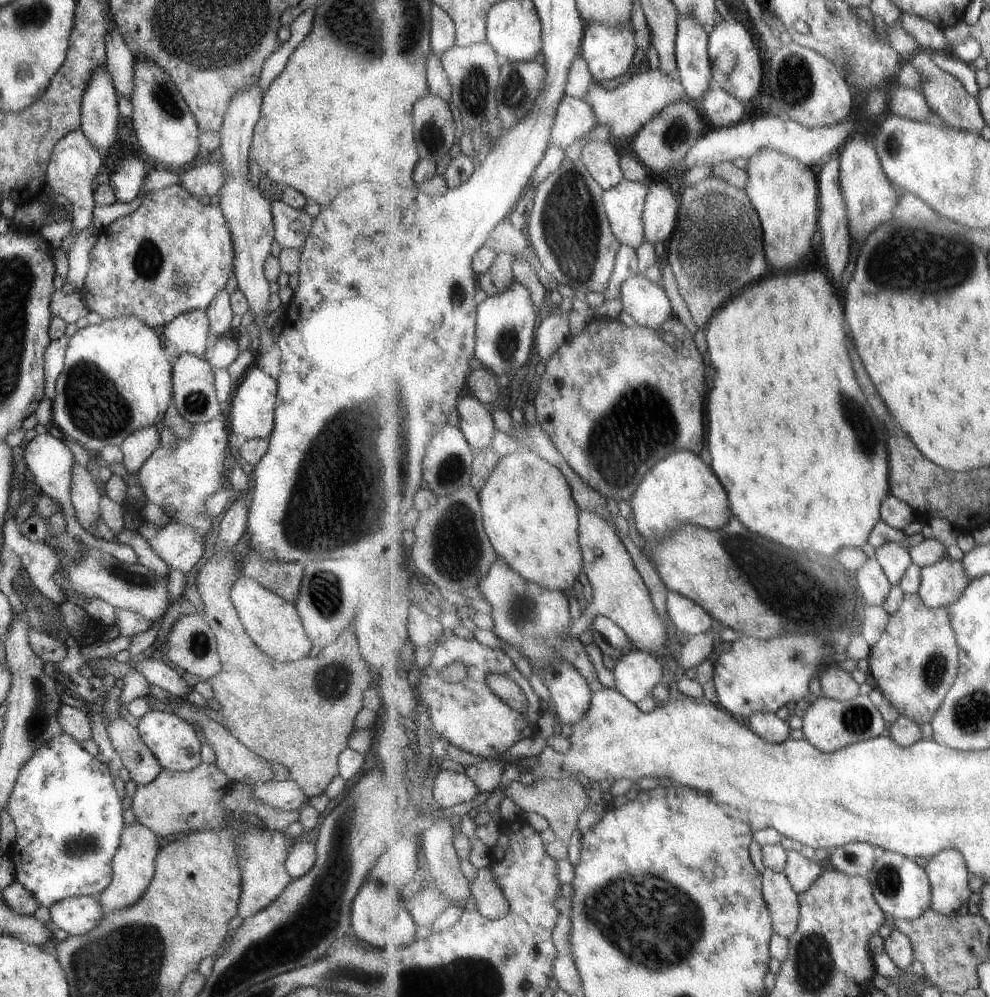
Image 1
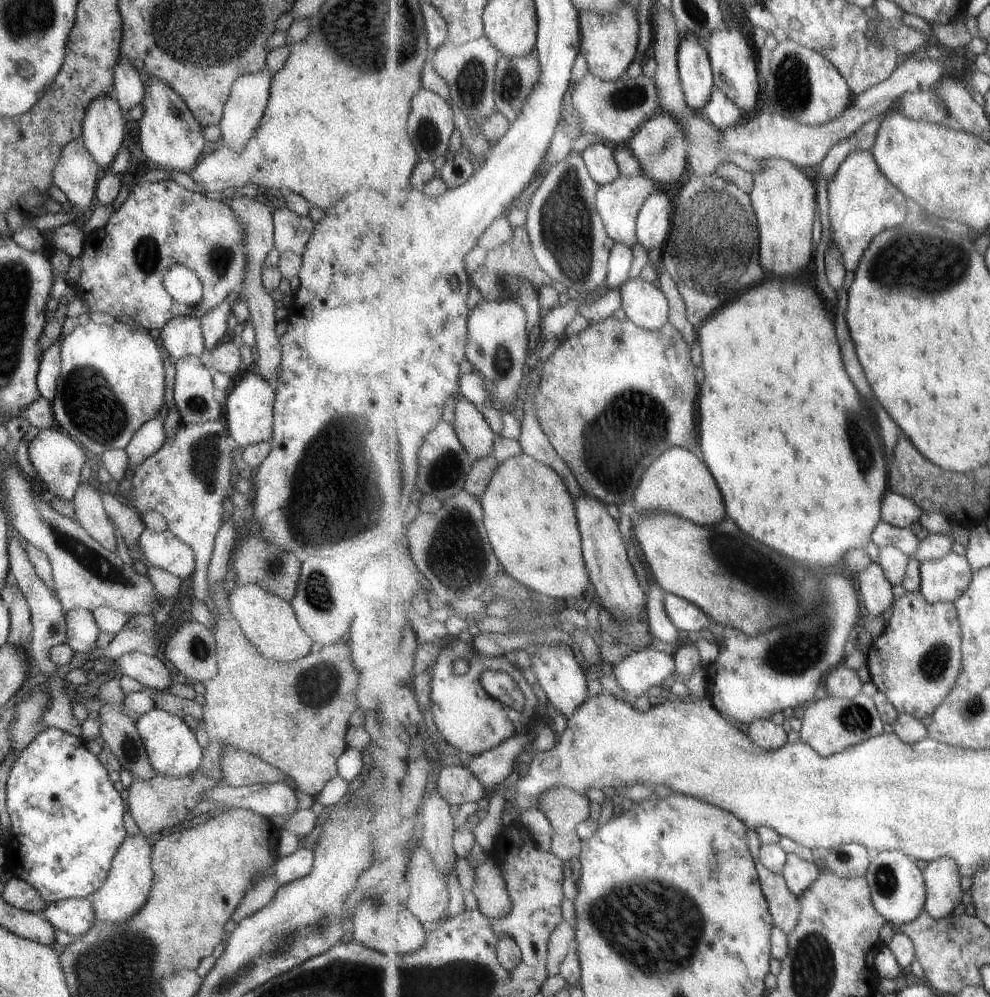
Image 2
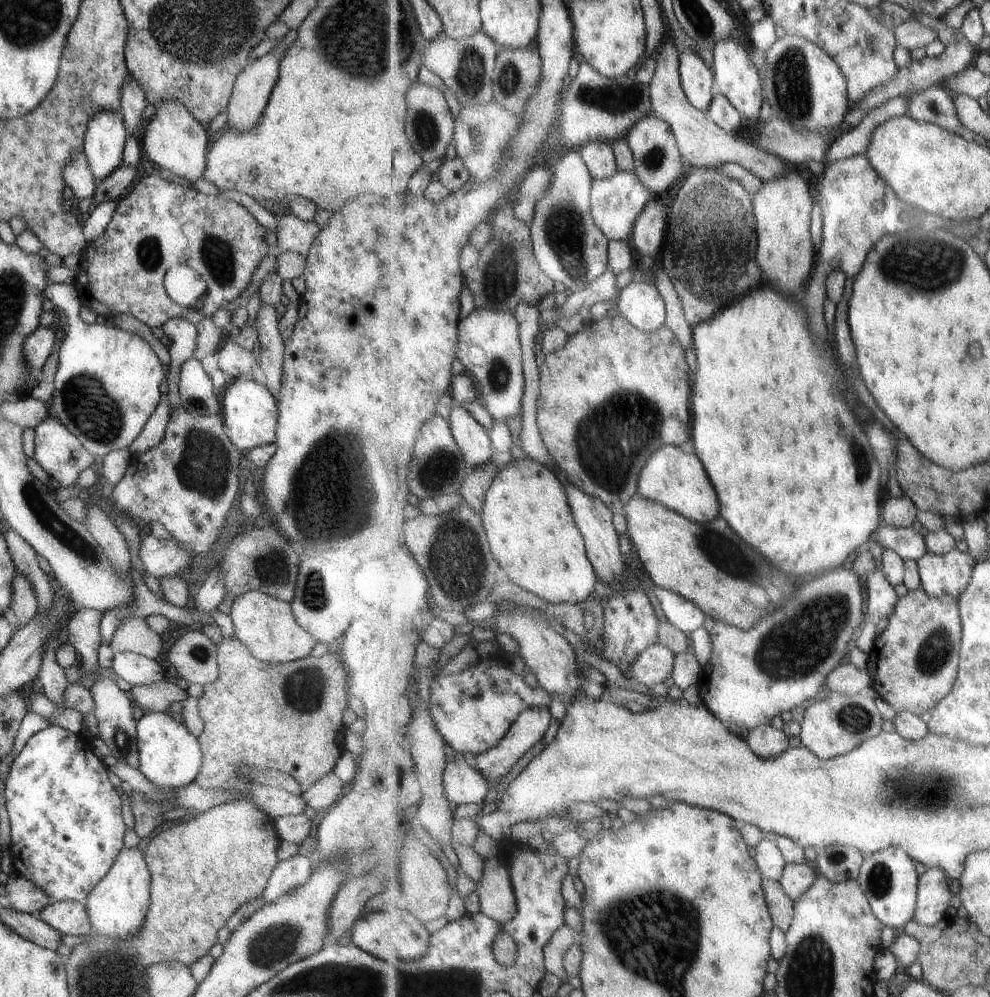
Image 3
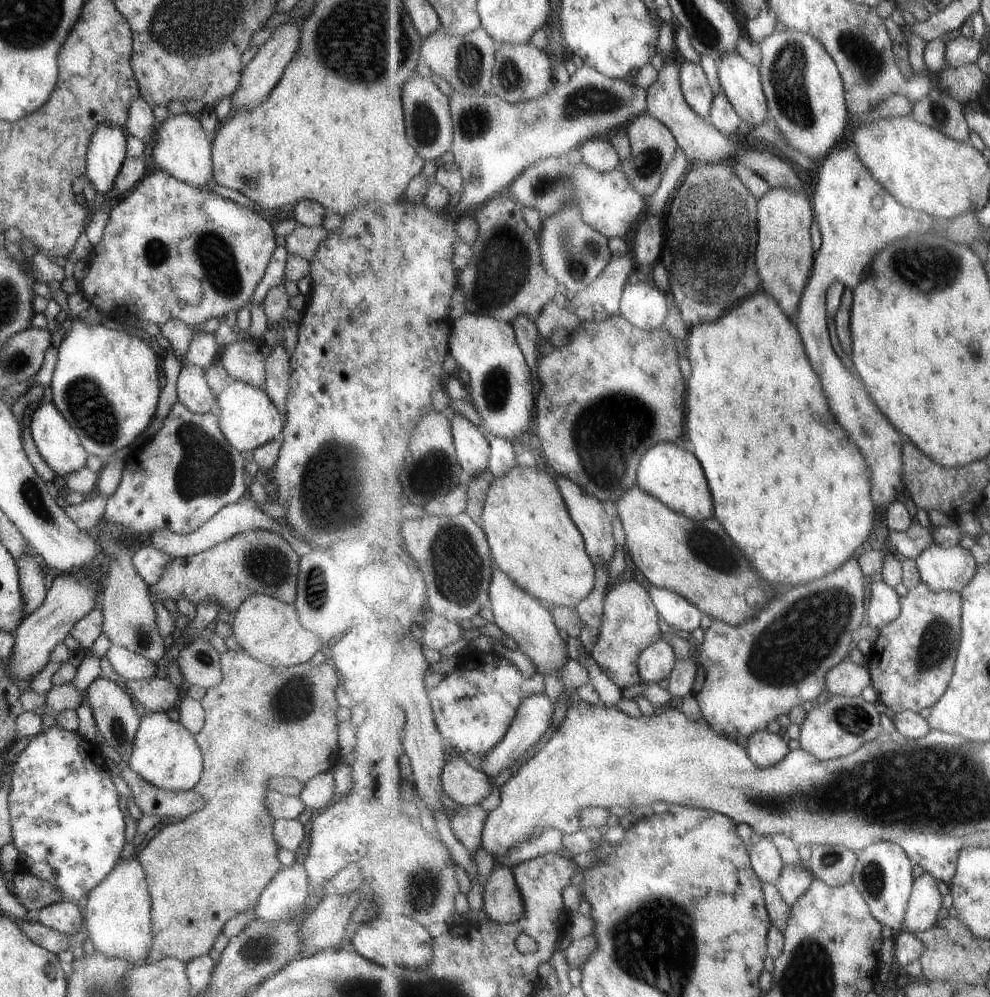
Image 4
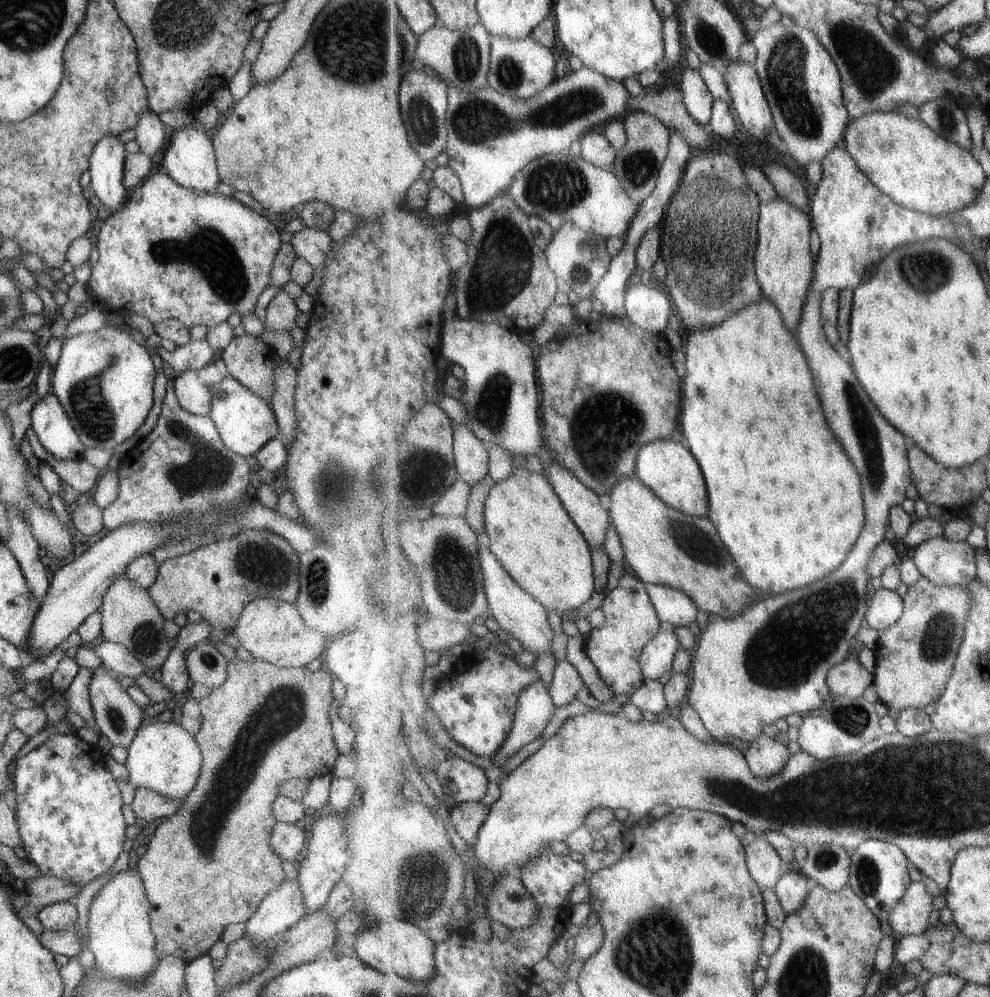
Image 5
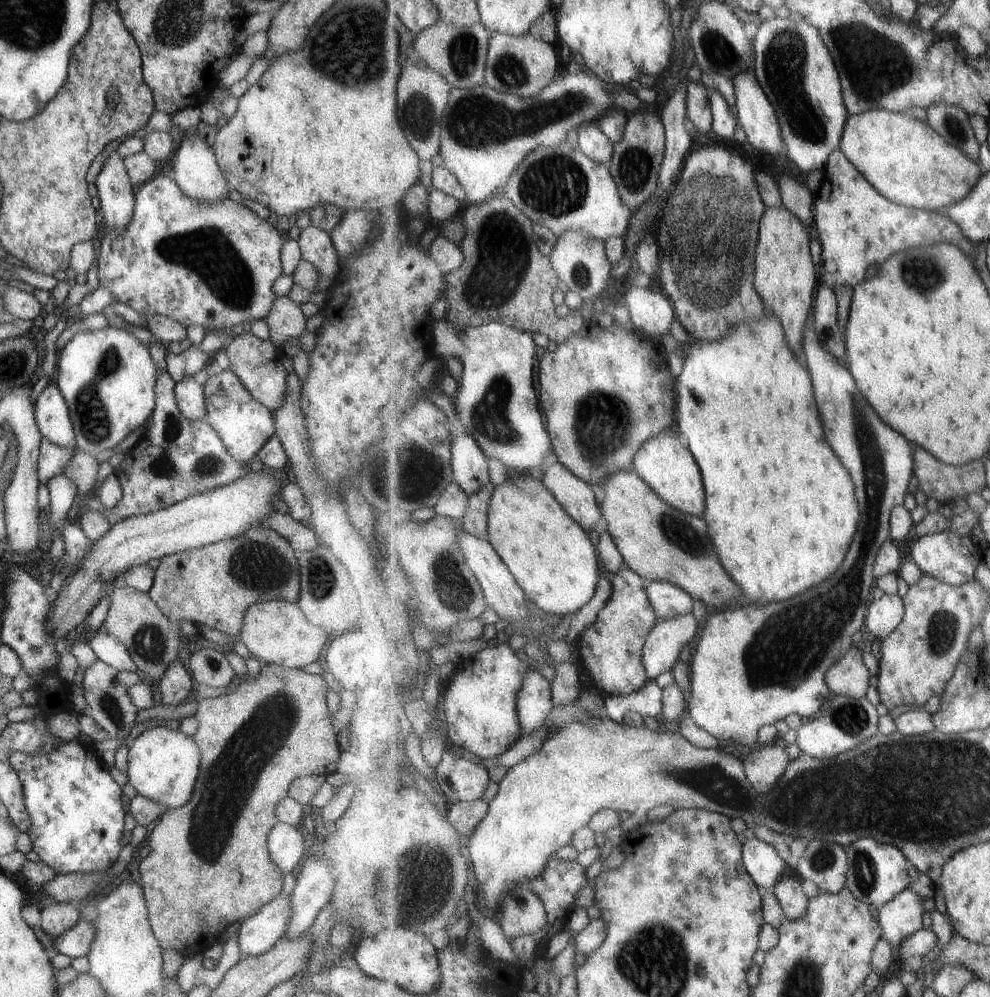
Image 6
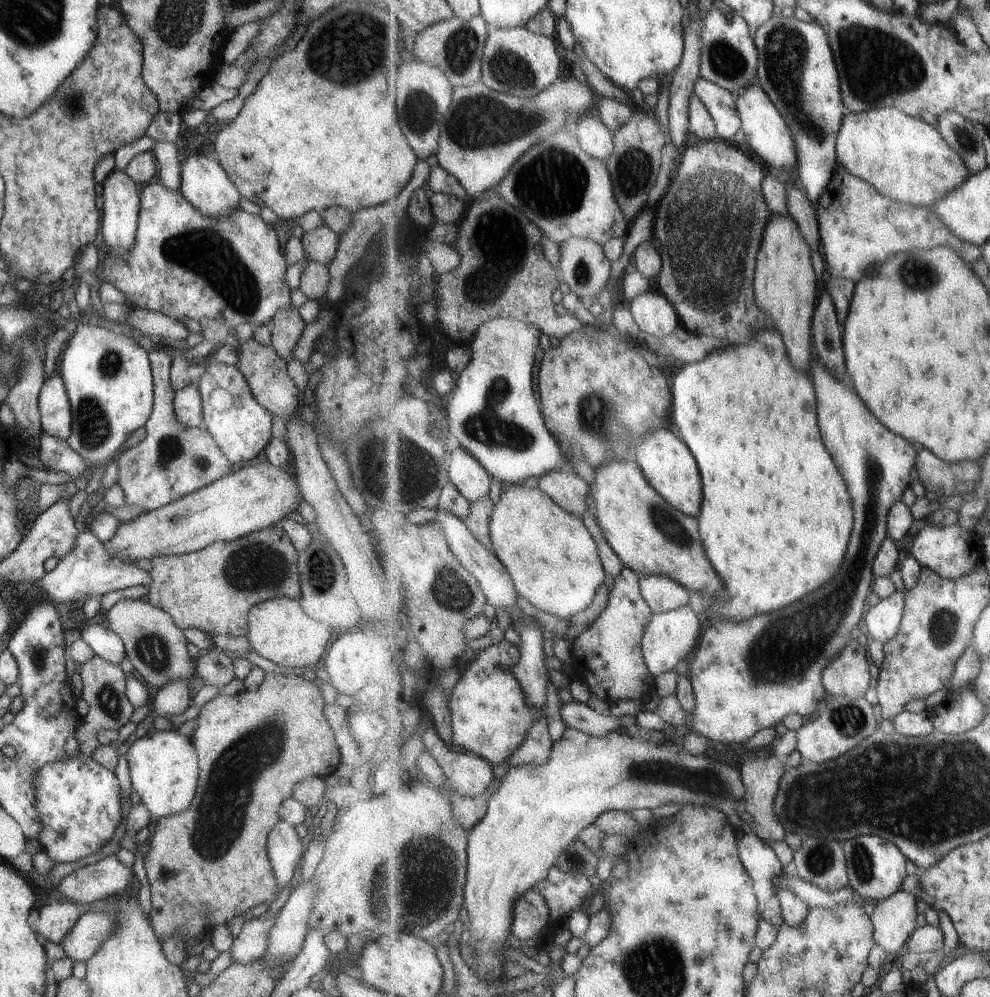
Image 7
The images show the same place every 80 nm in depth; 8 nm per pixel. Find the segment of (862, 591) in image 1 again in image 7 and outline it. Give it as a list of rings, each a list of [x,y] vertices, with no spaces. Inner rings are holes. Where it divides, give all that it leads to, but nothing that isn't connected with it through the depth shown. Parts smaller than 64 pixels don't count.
[[[905,590],[872,603],[864,622],[874,640],[886,642],[899,634],[905,607]]]

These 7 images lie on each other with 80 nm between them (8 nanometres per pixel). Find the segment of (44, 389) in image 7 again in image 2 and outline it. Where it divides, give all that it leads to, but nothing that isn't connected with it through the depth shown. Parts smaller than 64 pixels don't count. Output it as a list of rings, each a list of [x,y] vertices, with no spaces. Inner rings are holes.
[[[57,425],[40,428],[28,444],[28,457],[35,469],[37,481],[45,490],[53,492],[57,499],[71,501],[80,481],[80,470],[87,455],[69,435]]]

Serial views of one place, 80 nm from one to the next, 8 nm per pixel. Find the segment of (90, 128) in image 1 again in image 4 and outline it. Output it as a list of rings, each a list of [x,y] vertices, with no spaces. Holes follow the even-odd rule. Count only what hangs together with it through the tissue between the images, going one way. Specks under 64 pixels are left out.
[[[109,123],[95,125],[85,149],[84,174],[95,192],[103,194],[112,187],[115,175],[125,157],[127,133]]]

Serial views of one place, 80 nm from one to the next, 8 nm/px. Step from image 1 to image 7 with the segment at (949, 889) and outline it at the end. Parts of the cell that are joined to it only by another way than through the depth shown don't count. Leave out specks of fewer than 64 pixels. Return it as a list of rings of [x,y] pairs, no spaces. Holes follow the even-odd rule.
[[[903,890],[876,905],[871,917],[874,939],[890,960],[905,951],[913,931],[917,930],[917,898]]]

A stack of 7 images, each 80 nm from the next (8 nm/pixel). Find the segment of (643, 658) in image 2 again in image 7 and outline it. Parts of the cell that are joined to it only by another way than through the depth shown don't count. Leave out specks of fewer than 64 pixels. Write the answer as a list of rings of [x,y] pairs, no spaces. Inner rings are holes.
[[[688,605],[660,615],[654,614],[648,622],[642,640],[642,651],[648,669],[653,673],[653,676],[661,676],[661,674],[669,671],[673,672],[677,668],[677,664],[693,650],[693,646],[697,644],[699,634],[701,634],[701,622]]]

